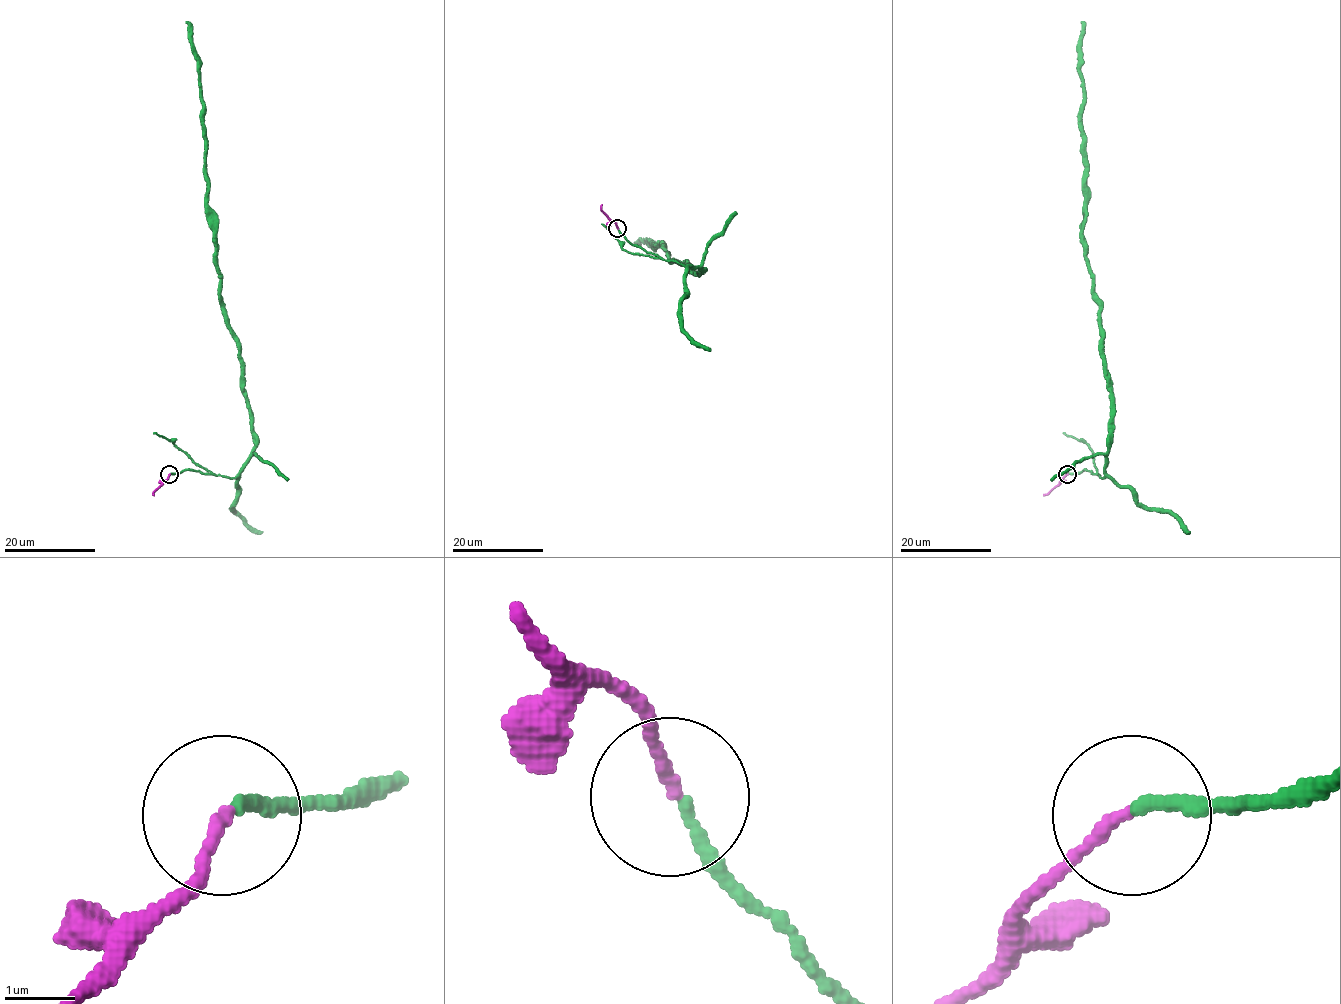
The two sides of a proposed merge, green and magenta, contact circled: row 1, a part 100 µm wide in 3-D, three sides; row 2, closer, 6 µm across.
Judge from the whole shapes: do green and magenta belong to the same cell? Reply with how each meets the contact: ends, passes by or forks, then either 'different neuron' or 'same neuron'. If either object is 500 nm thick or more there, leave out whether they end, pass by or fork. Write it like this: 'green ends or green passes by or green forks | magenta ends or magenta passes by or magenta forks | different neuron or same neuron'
green ends | magenta ends | same neuron

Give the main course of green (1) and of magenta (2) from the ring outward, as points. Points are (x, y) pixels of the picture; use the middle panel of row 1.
1: (617, 229), (633, 245), (702, 271), (672, 261), (663, 244), (648, 245), (646, 240), (633, 244)
2: (617, 229), (601, 209), (601, 205)

